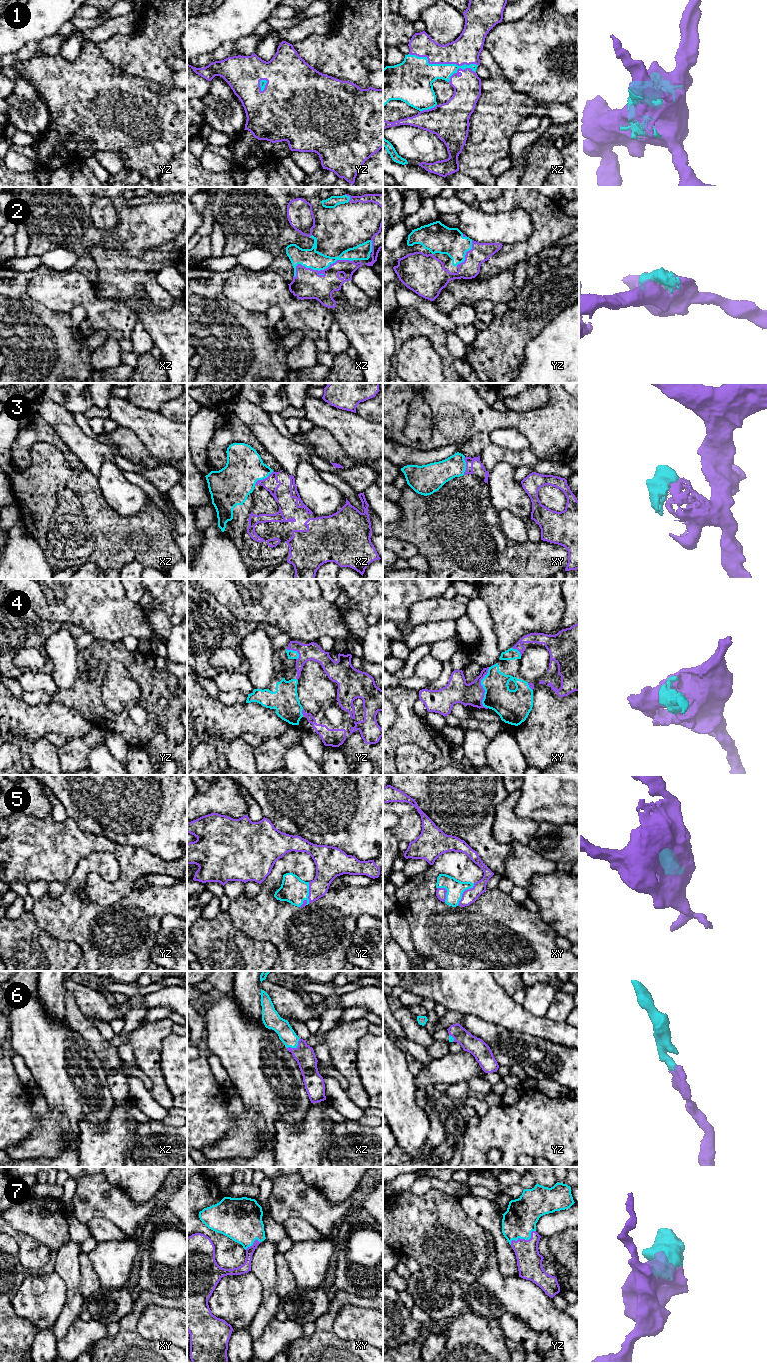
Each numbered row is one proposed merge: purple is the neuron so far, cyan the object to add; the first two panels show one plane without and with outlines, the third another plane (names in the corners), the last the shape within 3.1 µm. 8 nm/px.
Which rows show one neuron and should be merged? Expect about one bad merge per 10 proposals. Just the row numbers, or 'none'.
1, 2, 3, 4, 5, 6, 7

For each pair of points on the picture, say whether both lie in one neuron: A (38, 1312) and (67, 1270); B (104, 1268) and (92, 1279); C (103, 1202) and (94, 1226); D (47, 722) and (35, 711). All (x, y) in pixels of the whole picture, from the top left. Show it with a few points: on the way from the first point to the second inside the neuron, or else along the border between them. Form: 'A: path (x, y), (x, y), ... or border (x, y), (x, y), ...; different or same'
A: border (54, 1271), (65, 1285), (66, 1301); different
B: border (87, 1254), (101, 1285); different
C: border (85, 1223), (97, 1218), (106, 1218), (118, 1228); different
D: path (44, 719), (38, 713); same

